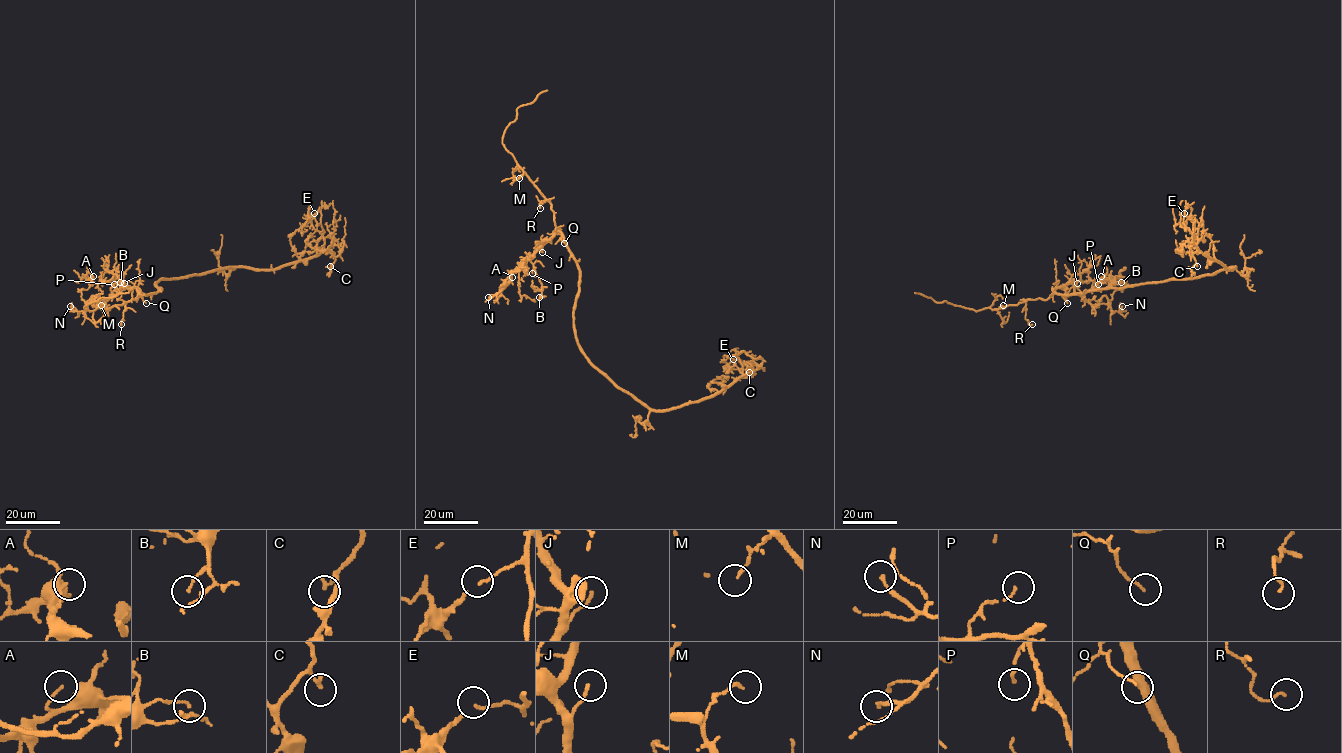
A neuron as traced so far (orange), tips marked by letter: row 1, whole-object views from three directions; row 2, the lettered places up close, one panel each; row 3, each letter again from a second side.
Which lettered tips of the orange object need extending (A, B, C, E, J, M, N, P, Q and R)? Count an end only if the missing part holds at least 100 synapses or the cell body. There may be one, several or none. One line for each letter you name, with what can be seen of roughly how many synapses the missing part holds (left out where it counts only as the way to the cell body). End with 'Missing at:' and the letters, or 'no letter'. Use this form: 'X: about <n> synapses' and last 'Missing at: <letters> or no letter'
Missing at: no letter

